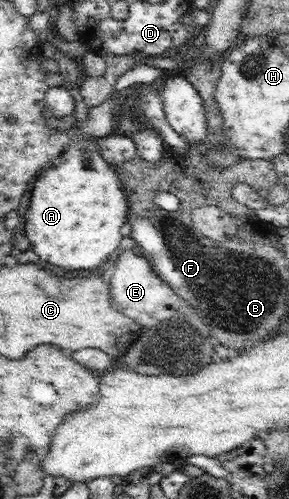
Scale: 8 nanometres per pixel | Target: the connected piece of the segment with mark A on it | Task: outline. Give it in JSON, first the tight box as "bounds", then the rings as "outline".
{"bounds":[25,133,128,270],"outline":[[[78,133],[60,154],[60,164],[42,170],[31,190],[25,233],[42,260],[66,270],[96,268],[118,248],[128,202],[118,171],[100,155],[96,137]]]}

